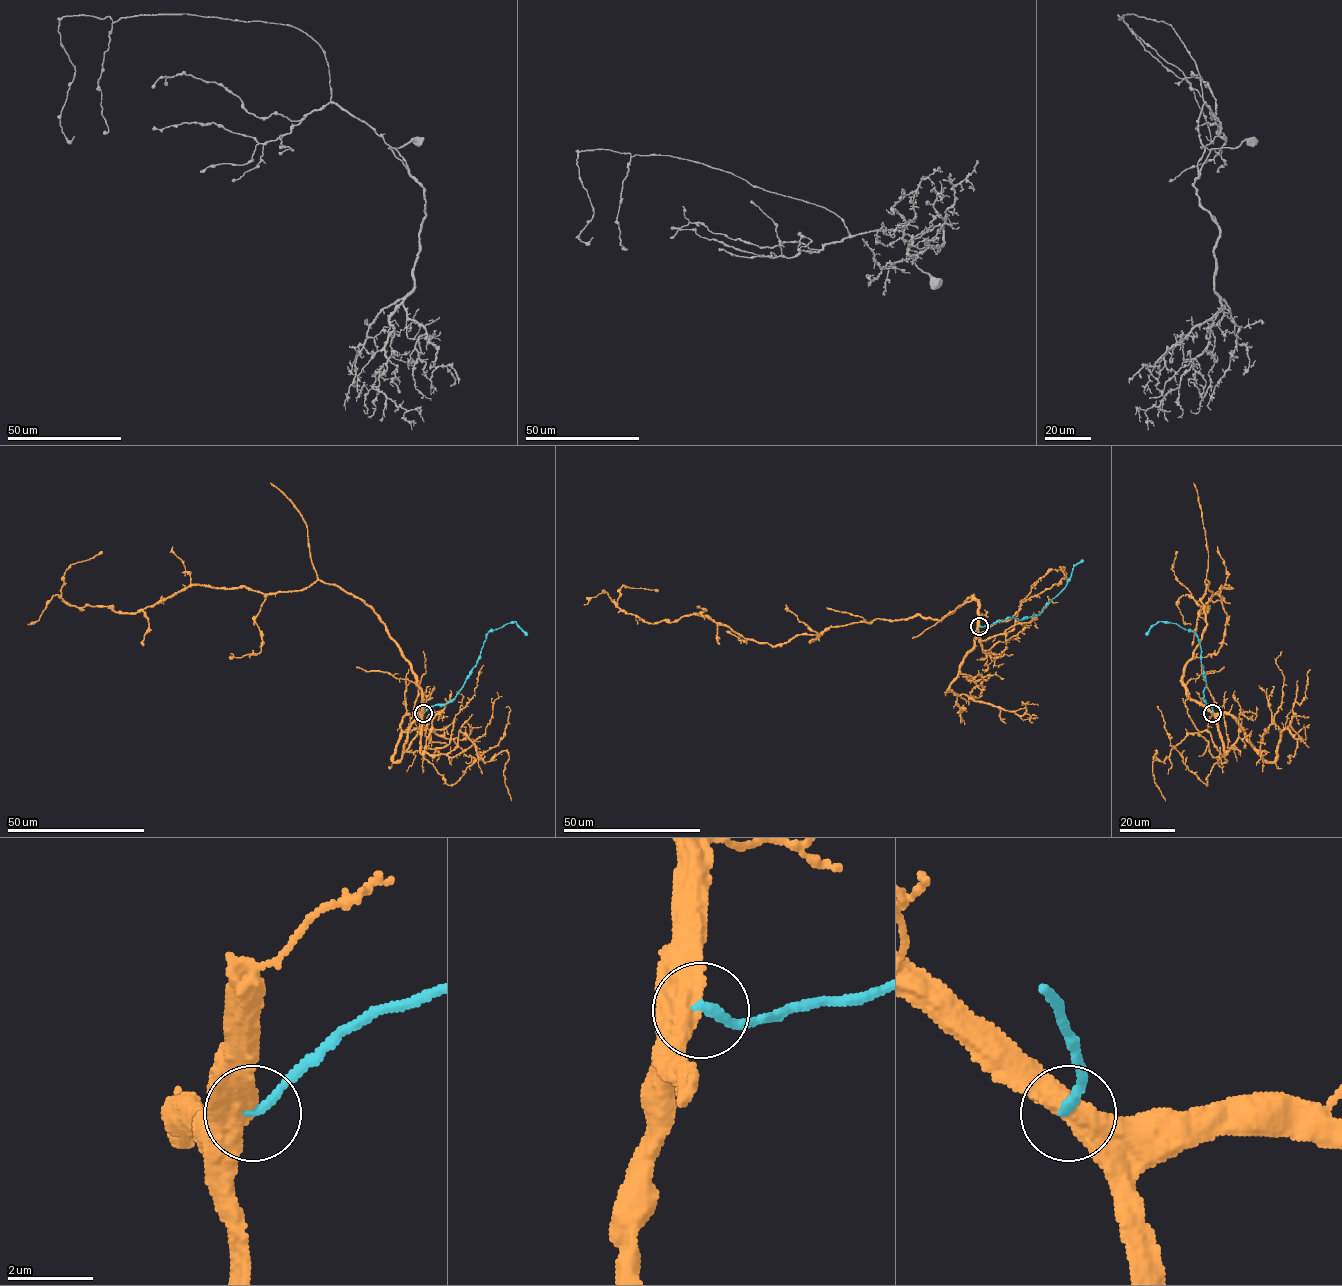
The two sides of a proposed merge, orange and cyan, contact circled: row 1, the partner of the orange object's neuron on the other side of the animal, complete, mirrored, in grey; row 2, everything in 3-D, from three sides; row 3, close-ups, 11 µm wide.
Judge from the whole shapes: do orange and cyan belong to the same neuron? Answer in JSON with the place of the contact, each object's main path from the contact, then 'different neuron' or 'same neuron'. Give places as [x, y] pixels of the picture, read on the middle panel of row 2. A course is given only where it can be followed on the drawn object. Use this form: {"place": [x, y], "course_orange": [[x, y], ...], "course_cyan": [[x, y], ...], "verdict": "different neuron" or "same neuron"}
{"place": [979, 626], "course_orange": [[979, 626], [972, 596], [941, 620], [770, 646], [616, 605], [625, 585], [658, 591]], "course_cyan": [[979, 626], [1015, 617], [1022, 619], [1037, 615], [1066, 585], [1072, 568], [1083, 560]], "verdict": "different neuron"}

